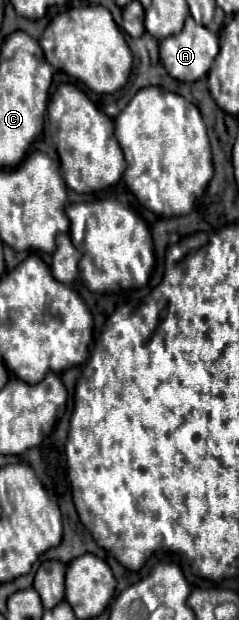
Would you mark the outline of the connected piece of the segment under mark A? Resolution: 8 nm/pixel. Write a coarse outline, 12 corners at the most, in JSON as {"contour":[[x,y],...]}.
{"contour":[[189,16],[161,40],[165,70],[181,82],[209,72],[219,36]]}

